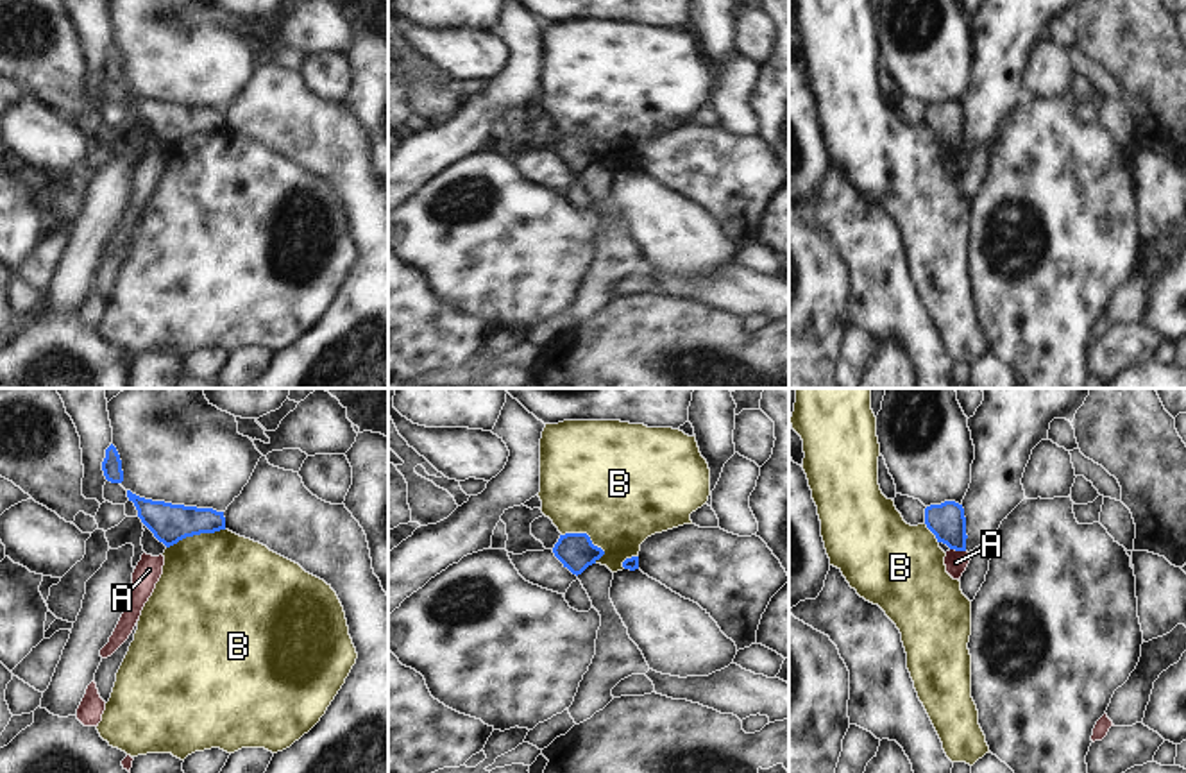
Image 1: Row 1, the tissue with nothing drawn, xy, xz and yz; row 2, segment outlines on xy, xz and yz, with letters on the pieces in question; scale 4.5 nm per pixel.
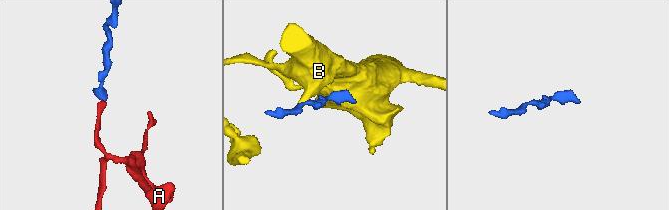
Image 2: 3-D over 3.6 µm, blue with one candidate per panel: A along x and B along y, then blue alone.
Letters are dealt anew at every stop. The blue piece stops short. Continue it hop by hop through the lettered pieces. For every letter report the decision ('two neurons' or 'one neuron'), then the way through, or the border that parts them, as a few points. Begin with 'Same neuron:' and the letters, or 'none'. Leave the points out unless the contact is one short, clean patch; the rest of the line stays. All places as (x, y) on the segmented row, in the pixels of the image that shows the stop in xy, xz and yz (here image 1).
Same neuron: none
A: two neurons; border yz (950, 548), (965, 552)
B: two neurons

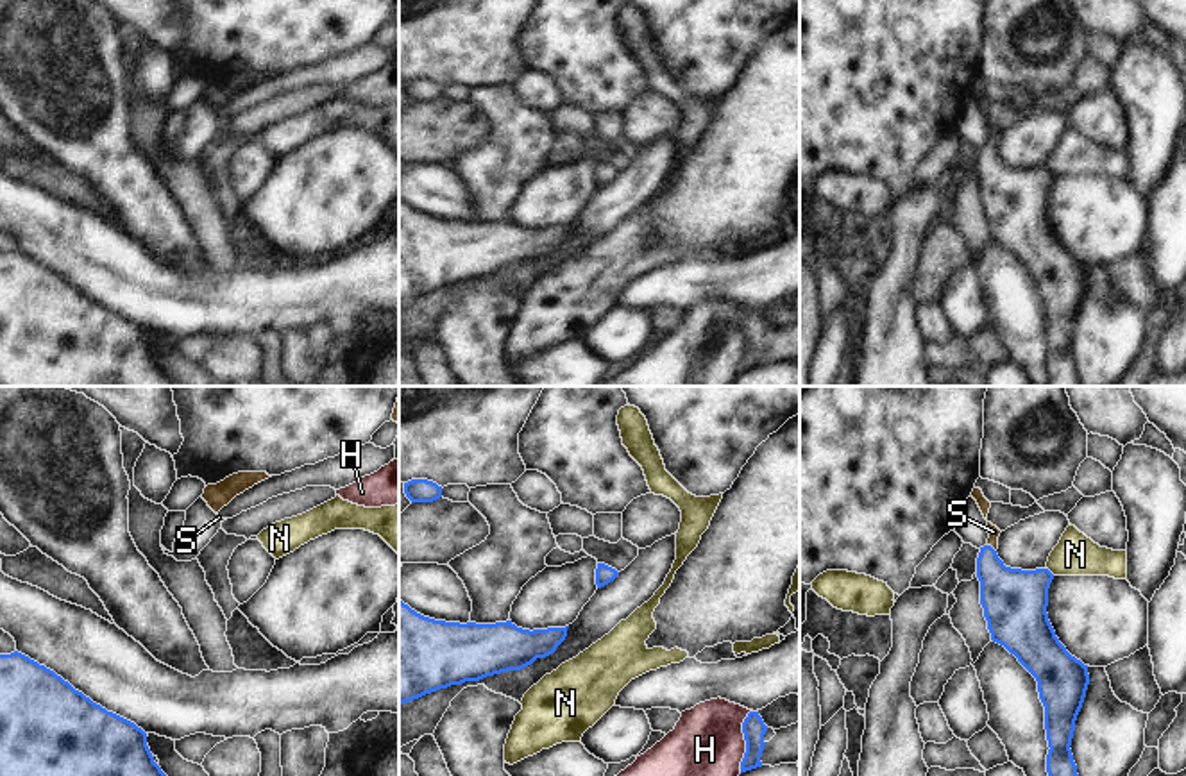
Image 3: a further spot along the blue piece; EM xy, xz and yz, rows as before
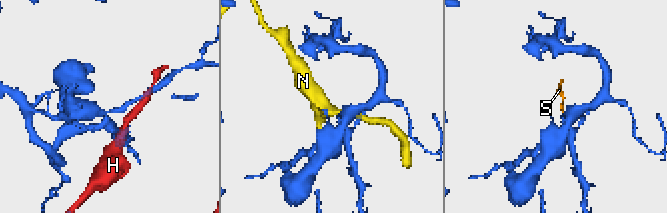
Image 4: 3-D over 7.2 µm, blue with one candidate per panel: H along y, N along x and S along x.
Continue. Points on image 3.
Same neuron: S
H: two neurons; border xz (752, 710), (743, 723), (745, 757), (739, 771)
N: two neurons
S: one neuron; way yz (1011, 598), (991, 573), (991, 548), (993, 531)

